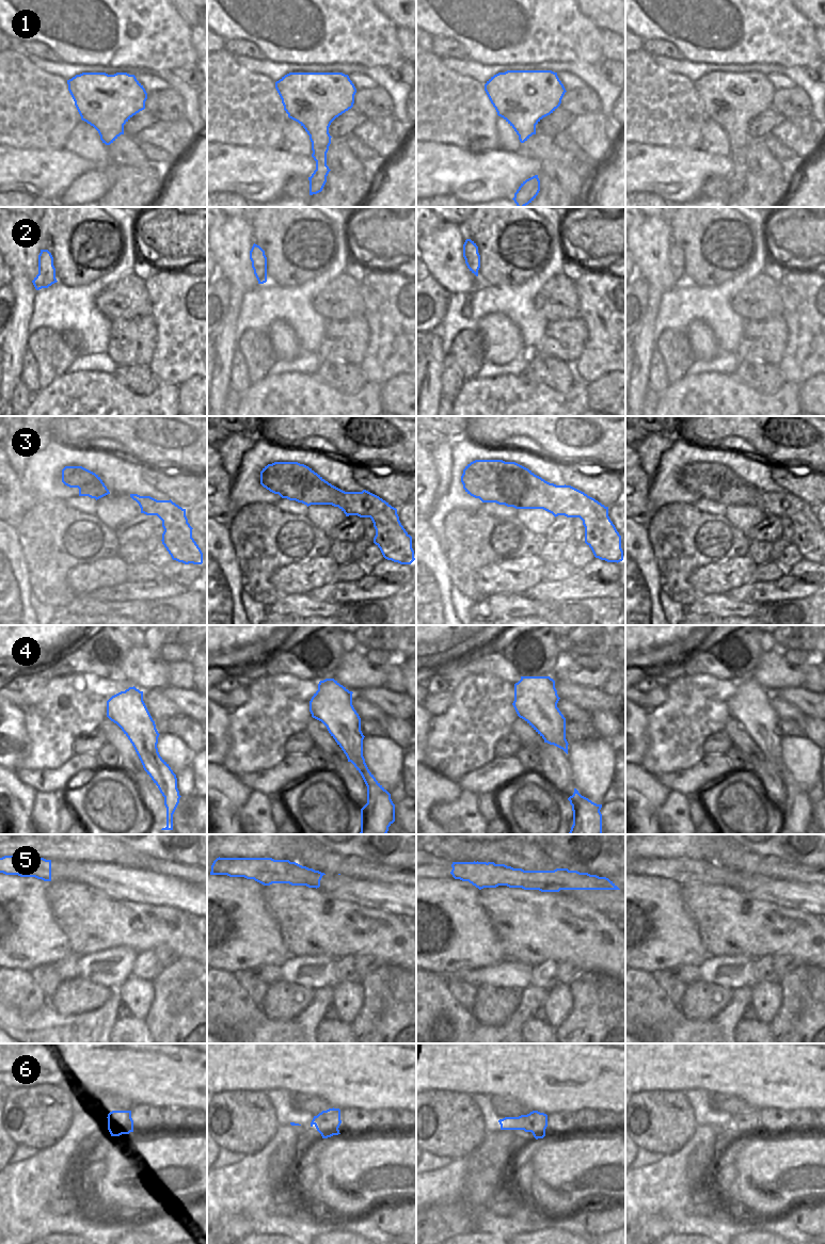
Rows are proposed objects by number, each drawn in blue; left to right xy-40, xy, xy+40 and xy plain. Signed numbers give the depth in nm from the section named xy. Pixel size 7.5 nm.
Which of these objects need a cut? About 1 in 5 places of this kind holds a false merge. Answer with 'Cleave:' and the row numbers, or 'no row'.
Cleave: 6

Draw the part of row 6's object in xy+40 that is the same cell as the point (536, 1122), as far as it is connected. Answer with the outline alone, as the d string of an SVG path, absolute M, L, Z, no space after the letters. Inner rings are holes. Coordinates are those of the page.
M533 1111L526 1115L524 1120L524 1131L532 1132L536 1139L545 1136L548 1127L548 1115L538 1111Z

